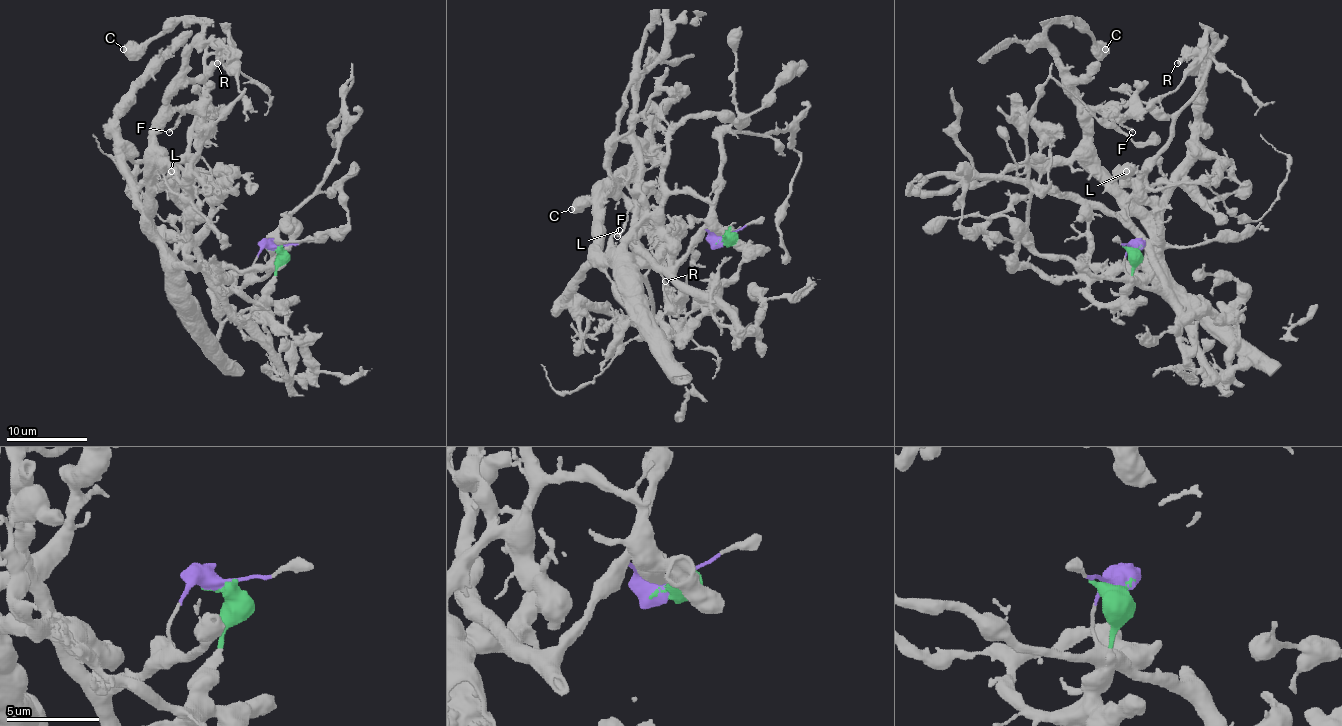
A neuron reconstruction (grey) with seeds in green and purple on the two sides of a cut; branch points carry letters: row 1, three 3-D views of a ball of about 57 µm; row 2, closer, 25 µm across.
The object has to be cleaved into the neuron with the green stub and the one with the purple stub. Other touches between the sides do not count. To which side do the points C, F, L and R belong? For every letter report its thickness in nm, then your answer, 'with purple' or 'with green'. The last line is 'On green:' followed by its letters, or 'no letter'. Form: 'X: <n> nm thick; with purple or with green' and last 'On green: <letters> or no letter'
C: 750 nm thick; with green
F: 240 nm thick; with green
L: 360 nm thick; with green
R: 400 nm thick; with purple
On green: C, F, L

